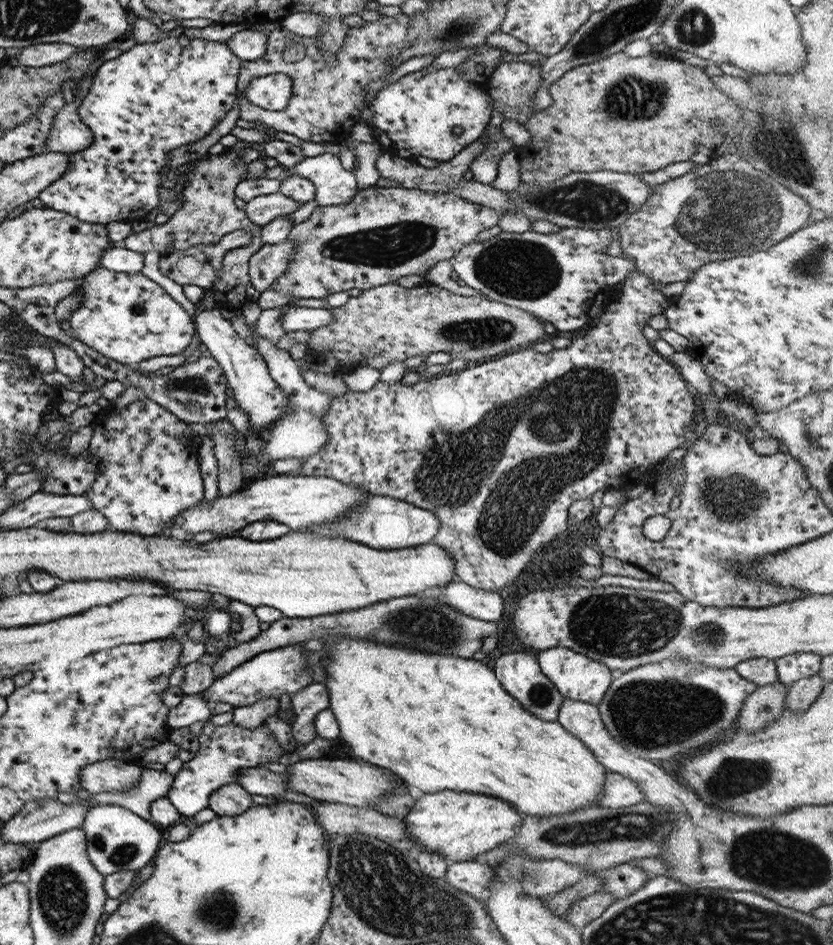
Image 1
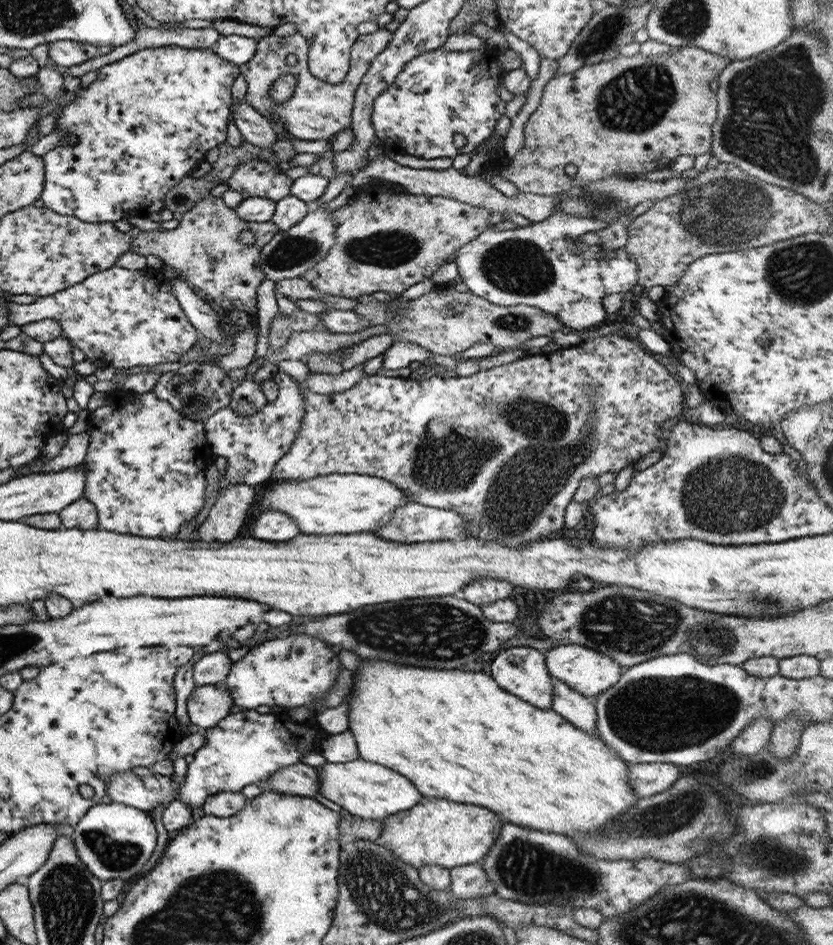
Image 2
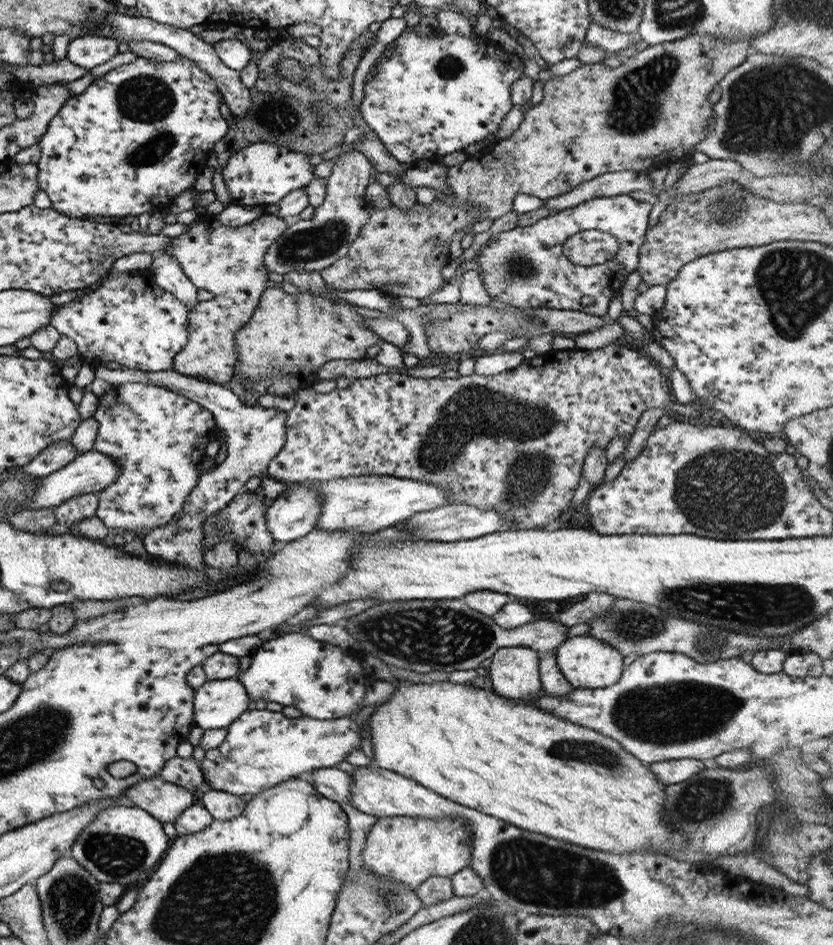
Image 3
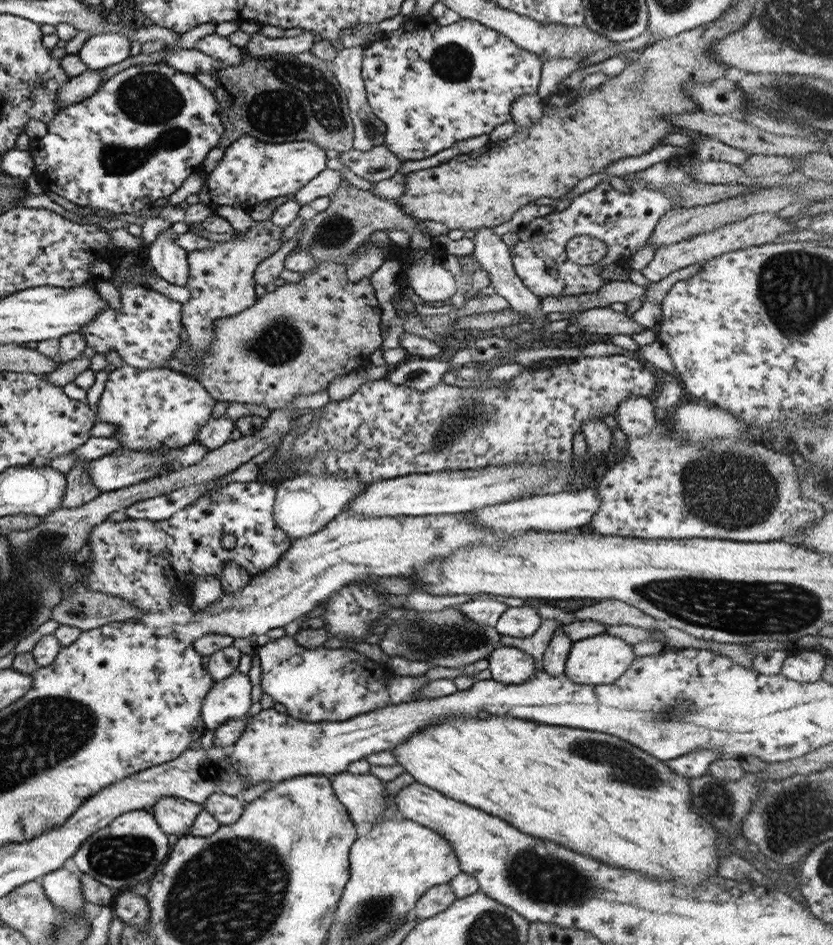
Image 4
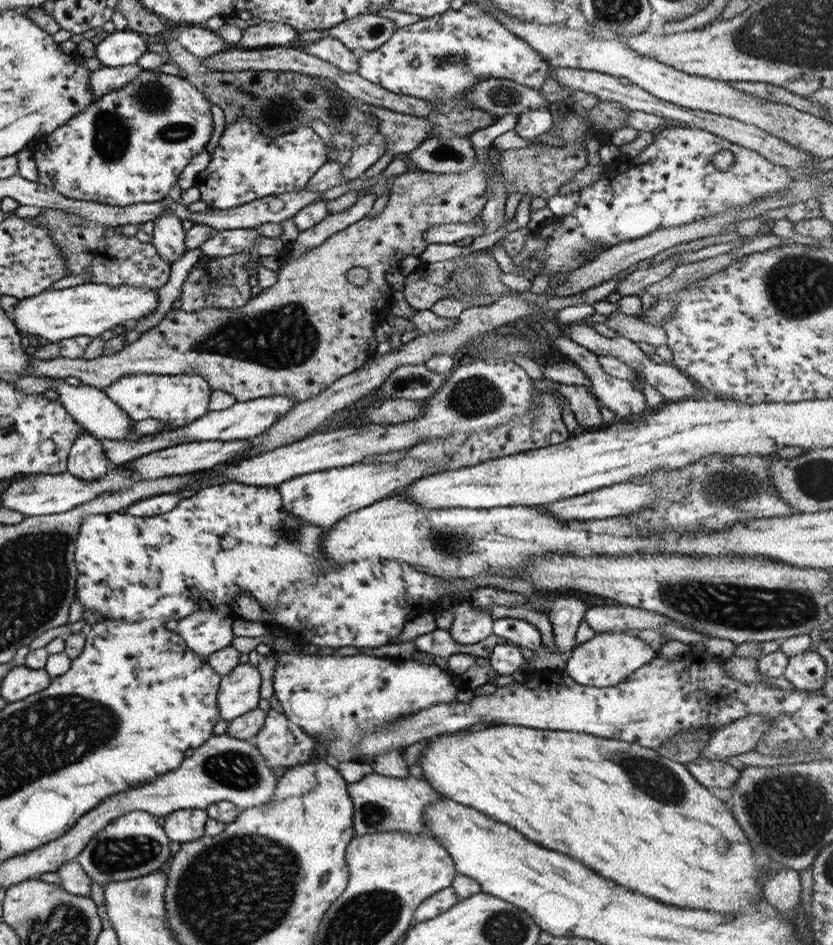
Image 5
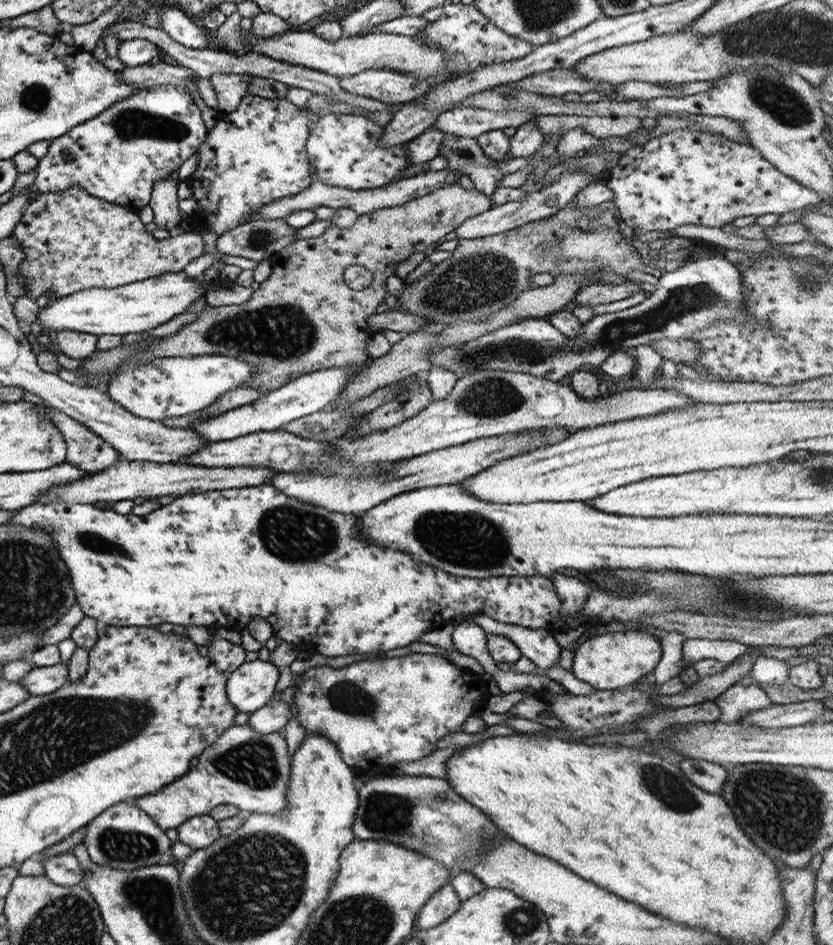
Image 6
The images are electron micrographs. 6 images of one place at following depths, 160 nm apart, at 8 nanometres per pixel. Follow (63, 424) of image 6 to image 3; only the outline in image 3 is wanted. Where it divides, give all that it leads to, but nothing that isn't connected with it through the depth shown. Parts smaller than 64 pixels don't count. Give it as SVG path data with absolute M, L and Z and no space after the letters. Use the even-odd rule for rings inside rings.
M94 493L72 496L54 506L56 522L71 528L73 523L93 517L98 507L98 498Z

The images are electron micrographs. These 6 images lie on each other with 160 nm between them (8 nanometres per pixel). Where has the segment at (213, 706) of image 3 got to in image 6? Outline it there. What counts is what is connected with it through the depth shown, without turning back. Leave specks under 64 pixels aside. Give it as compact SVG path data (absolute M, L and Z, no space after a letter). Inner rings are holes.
M268 660L245 661L226 674L225 693L233 709L252 713L270 701L279 677L278 669Z

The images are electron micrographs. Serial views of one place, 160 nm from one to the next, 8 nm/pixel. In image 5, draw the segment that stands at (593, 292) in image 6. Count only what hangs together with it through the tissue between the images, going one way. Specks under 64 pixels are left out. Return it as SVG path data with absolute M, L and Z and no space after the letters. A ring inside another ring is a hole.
M672 255L668 256L670 257L669 260L665 261L664 259L657 266L649 265L641 269L638 268L628 275L623 276L618 282L617 288L614 290L614 292L617 291L621 297L631 296L632 294L637 294L646 286L659 282L659 280L671 274L673 270L671 256Z

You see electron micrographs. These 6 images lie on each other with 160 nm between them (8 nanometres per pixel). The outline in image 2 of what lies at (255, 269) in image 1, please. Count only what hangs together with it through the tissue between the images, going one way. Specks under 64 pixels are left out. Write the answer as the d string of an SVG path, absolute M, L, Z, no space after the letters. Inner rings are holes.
M327 210L308 212L296 225L287 230L277 231L259 251L259 264L265 279L277 282L281 279L299 277L306 270L325 258L328 250L335 242L336 224Z

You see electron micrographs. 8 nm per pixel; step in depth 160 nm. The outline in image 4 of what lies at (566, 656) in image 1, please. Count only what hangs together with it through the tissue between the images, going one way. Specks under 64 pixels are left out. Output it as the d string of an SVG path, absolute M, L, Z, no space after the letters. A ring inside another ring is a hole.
M607 633L596 634L572 642L563 667L563 674L568 678L567 680L577 685L593 687L604 683L609 684L613 683L616 678L619 678L627 670L634 658L629 643L625 643L619 637Z

